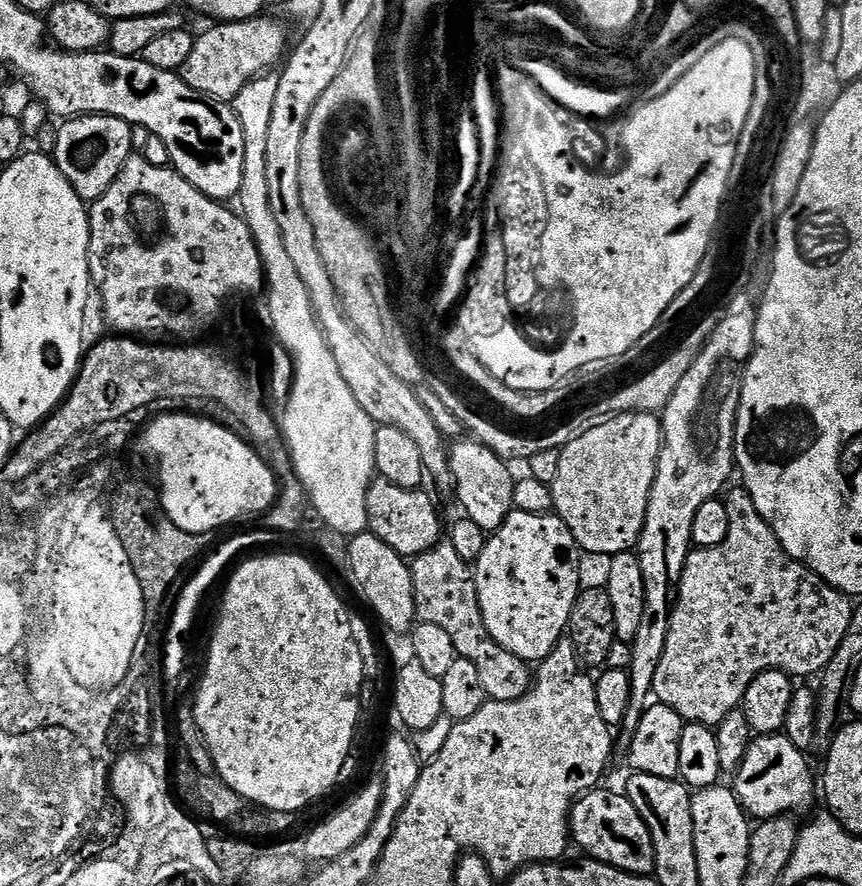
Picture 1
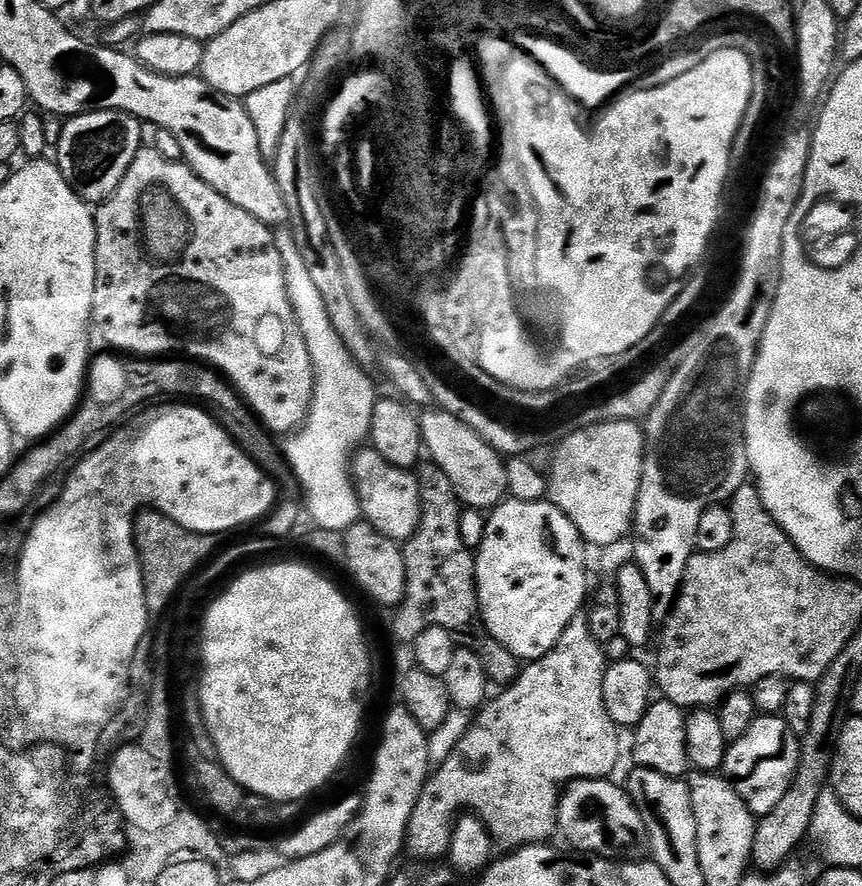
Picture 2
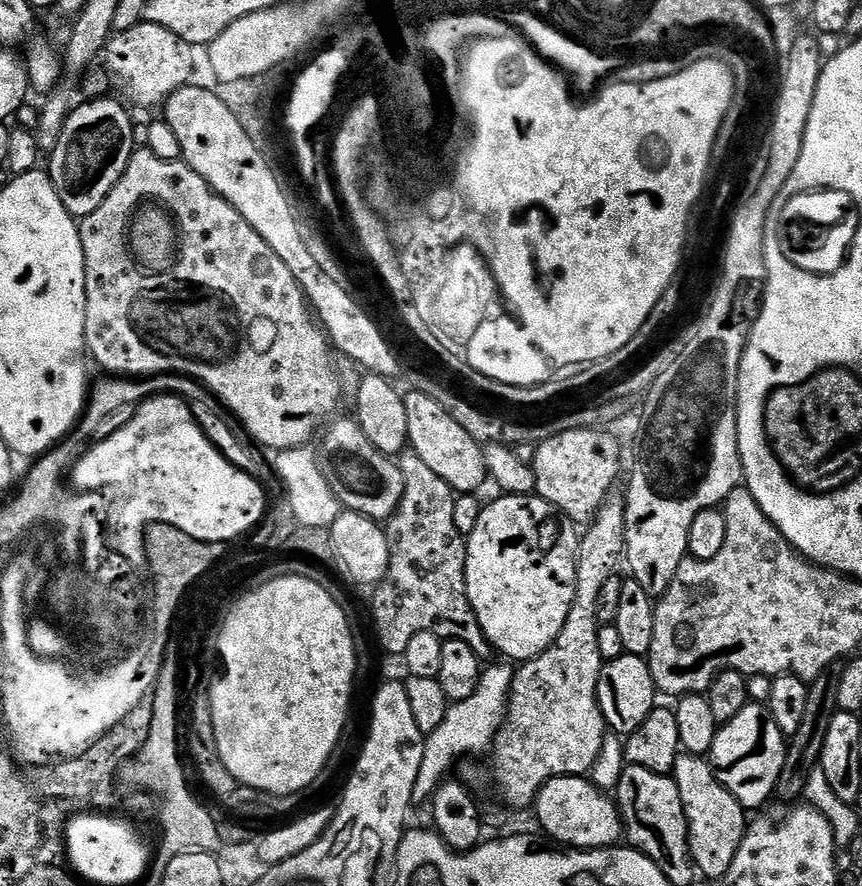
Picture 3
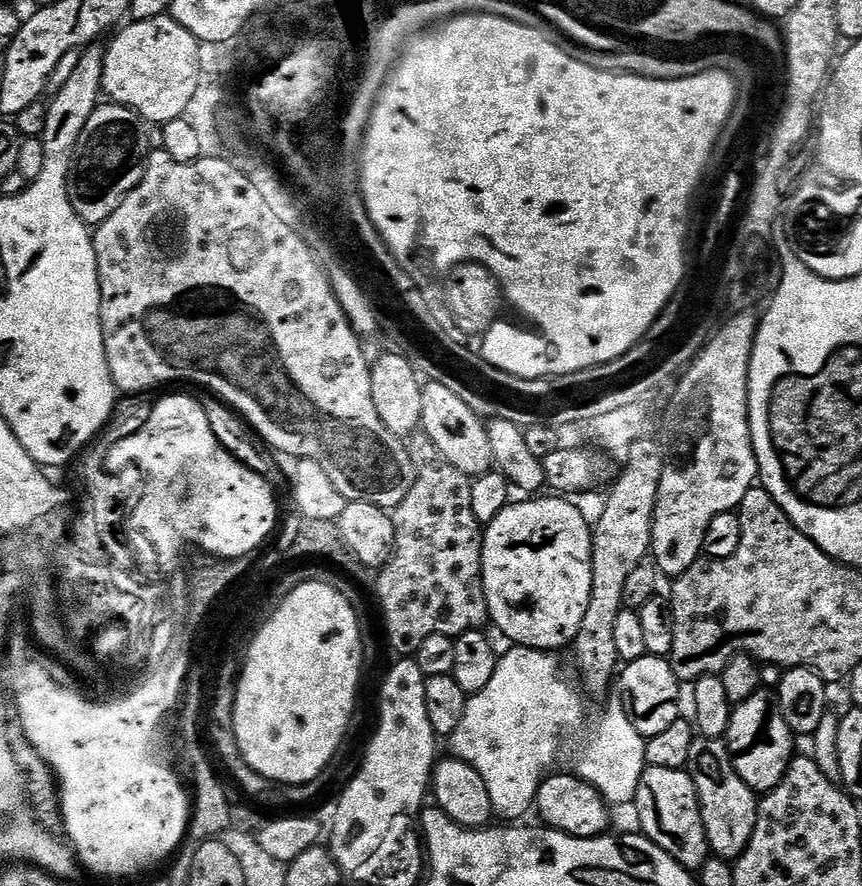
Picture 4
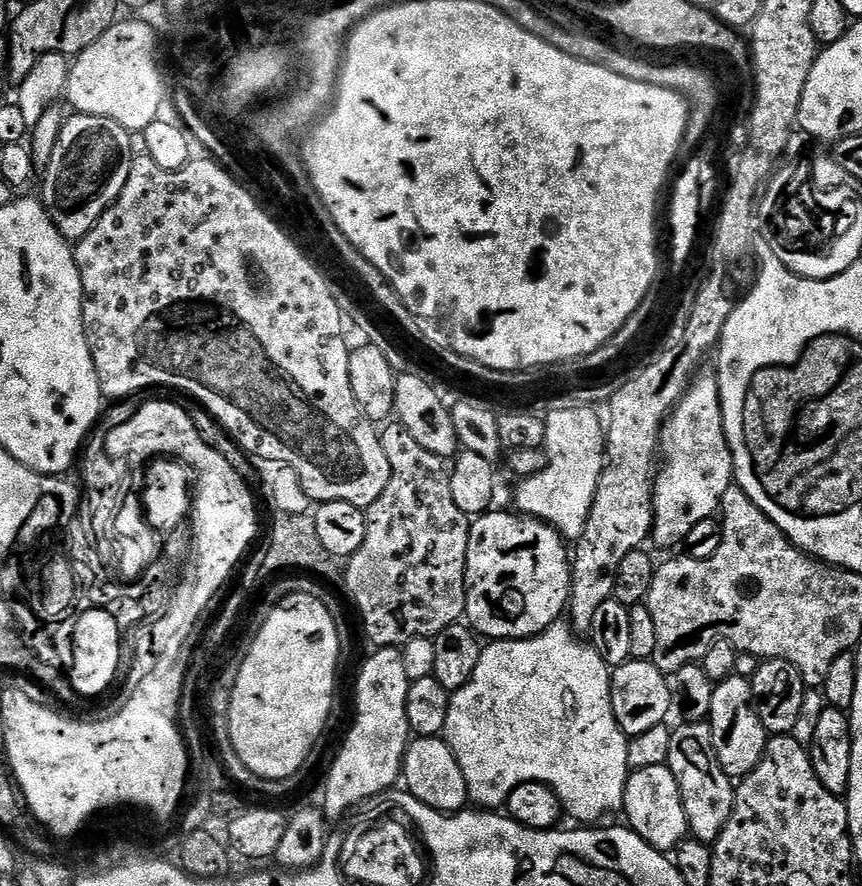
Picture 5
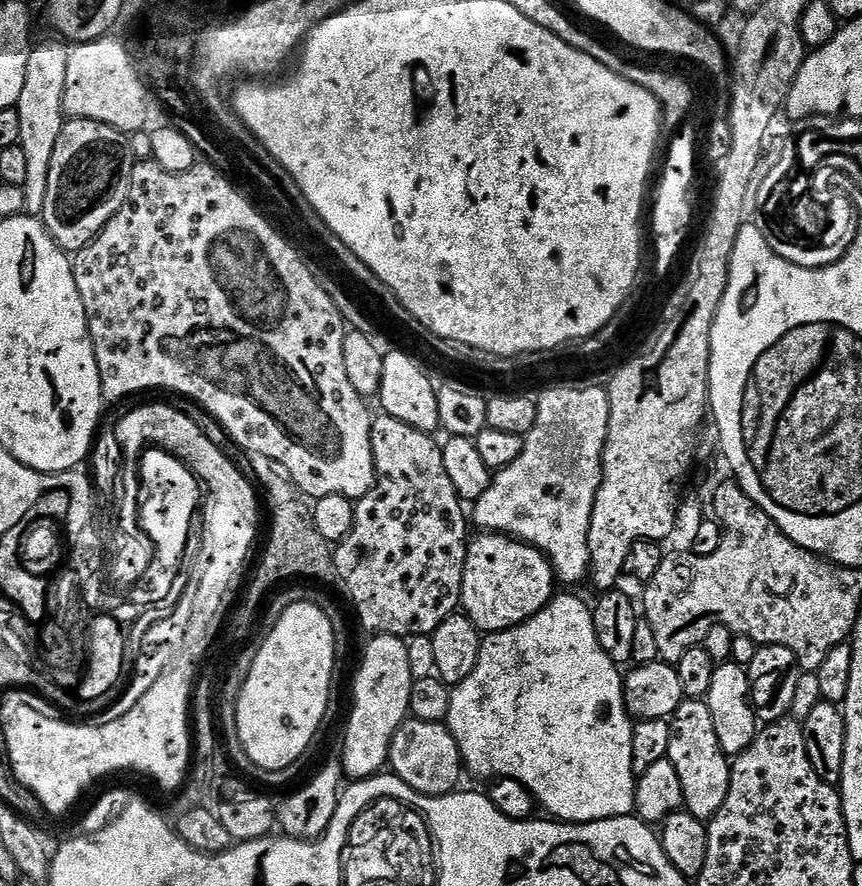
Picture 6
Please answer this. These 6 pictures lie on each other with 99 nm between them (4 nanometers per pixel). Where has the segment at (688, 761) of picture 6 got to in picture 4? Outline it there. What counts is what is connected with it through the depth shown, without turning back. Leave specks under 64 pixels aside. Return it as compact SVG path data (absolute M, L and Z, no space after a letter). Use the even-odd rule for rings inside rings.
M693 746L688 749L686 771L698 805L698 820L702 825L702 836L708 839L715 855L725 862L735 861L748 845L752 827L756 821L757 797L751 788L735 778L729 778L720 769L720 760L708 748Z

